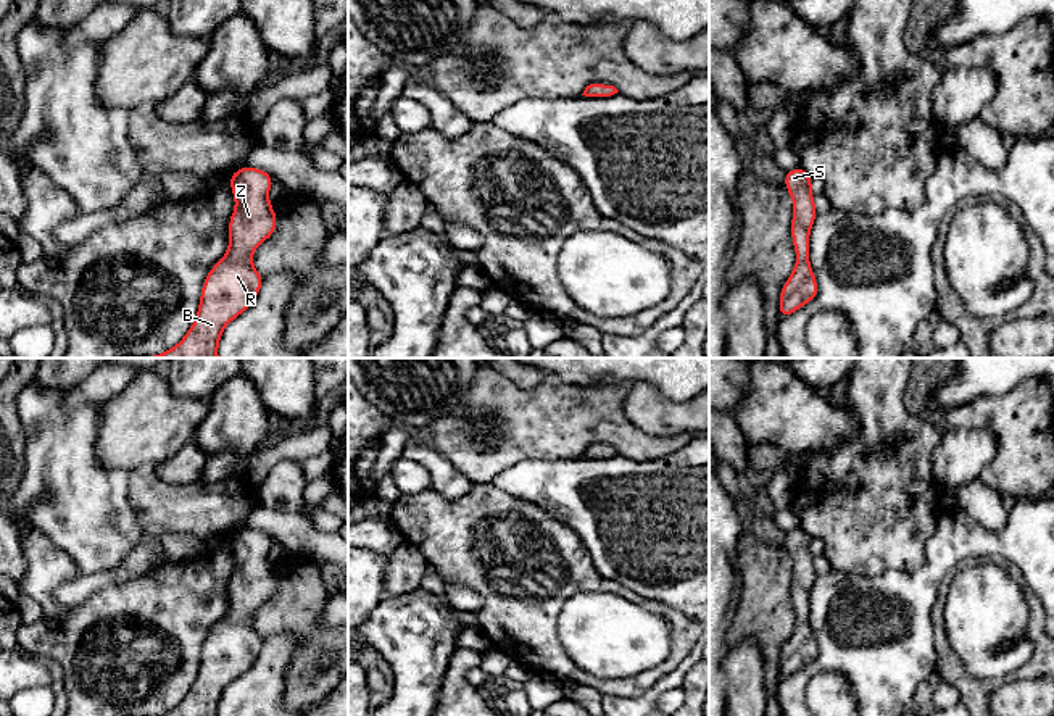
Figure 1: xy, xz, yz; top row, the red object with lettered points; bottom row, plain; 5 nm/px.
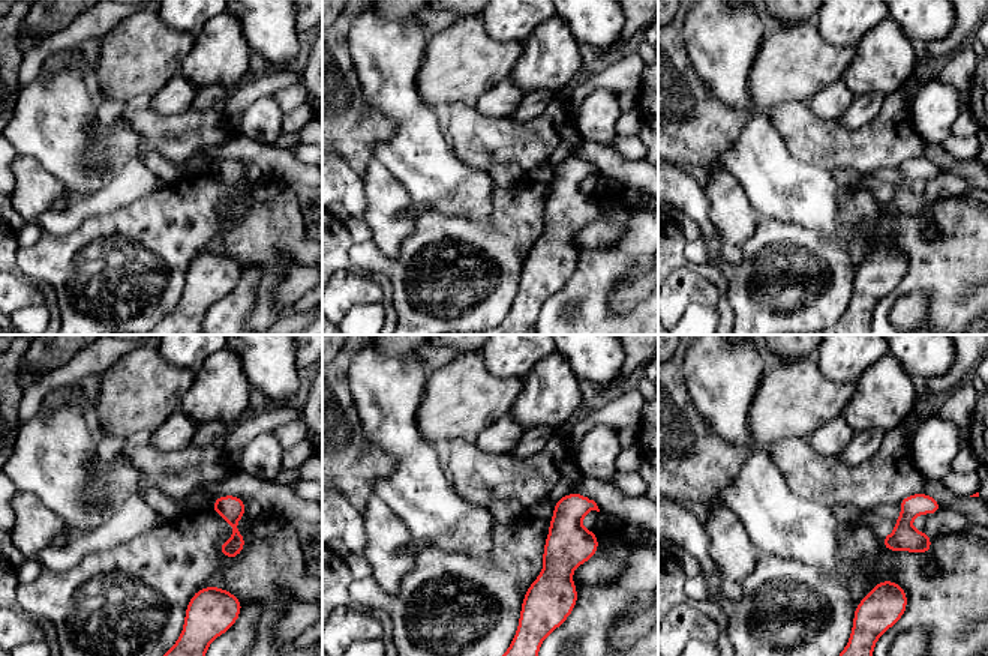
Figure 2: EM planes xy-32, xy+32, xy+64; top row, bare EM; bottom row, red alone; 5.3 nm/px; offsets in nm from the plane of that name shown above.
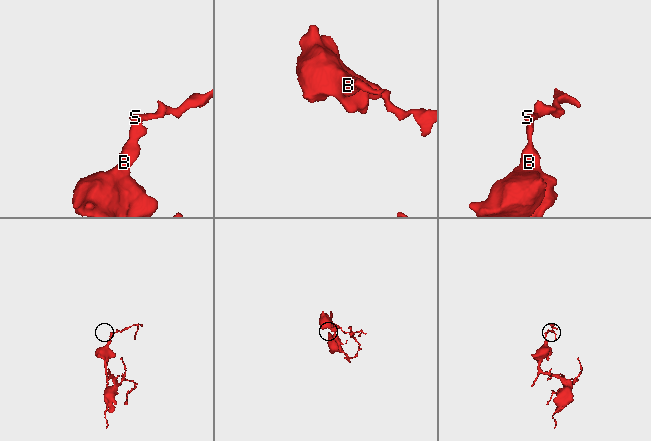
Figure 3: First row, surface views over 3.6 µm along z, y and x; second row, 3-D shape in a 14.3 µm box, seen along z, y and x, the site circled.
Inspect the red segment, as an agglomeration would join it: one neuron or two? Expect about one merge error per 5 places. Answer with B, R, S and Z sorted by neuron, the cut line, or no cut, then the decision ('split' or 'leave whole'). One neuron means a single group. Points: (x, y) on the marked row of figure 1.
groups B R S Z; cut none; leave whole

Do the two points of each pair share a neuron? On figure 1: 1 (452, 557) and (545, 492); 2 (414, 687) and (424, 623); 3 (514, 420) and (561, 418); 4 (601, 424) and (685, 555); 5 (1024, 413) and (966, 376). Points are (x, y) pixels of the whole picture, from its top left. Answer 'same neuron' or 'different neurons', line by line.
1: different neurons
2: same neuron
3: same neuron
4: different neurons
5: different neurons

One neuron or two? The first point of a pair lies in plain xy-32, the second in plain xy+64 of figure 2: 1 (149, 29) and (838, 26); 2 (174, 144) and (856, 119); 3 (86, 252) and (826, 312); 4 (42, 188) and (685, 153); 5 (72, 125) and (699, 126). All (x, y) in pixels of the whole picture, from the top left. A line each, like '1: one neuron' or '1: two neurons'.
1: two neurons
2: two neurons
3: one neuron
4: two neurons
5: two neurons

